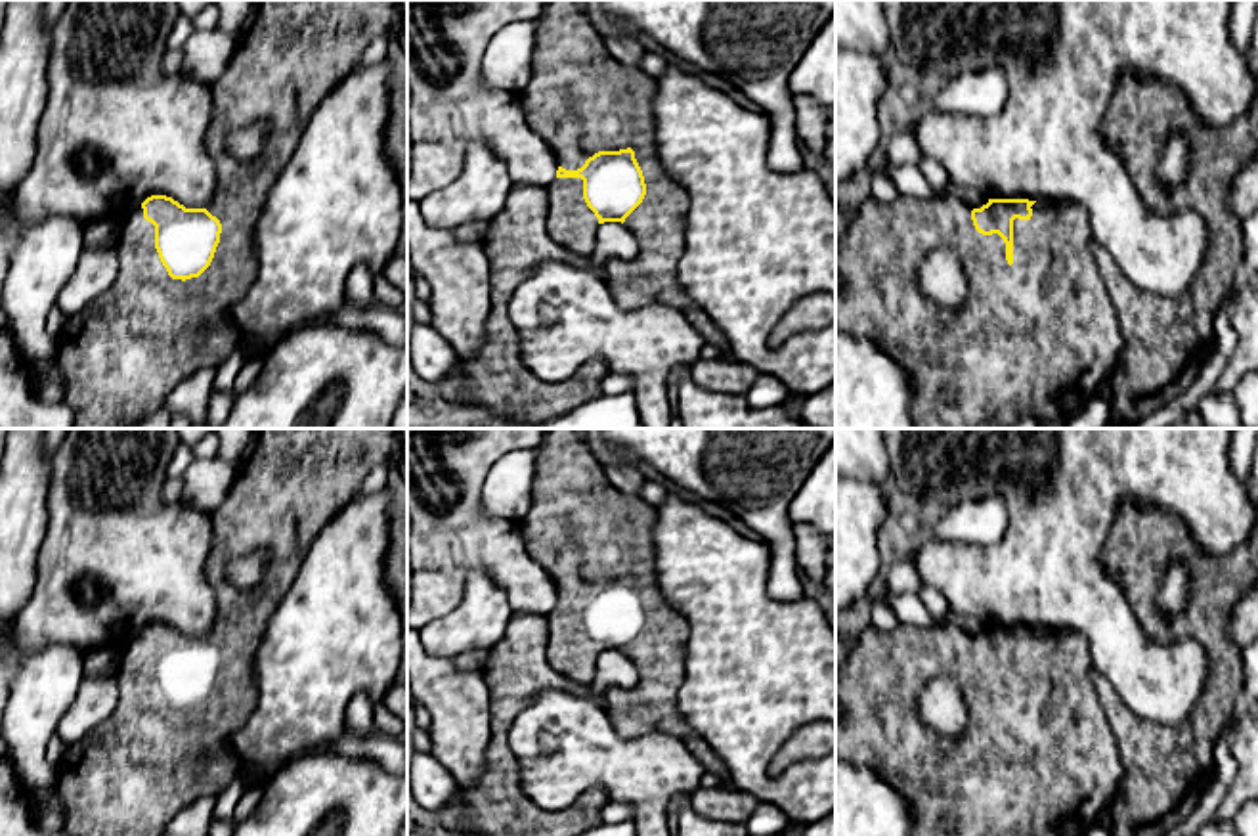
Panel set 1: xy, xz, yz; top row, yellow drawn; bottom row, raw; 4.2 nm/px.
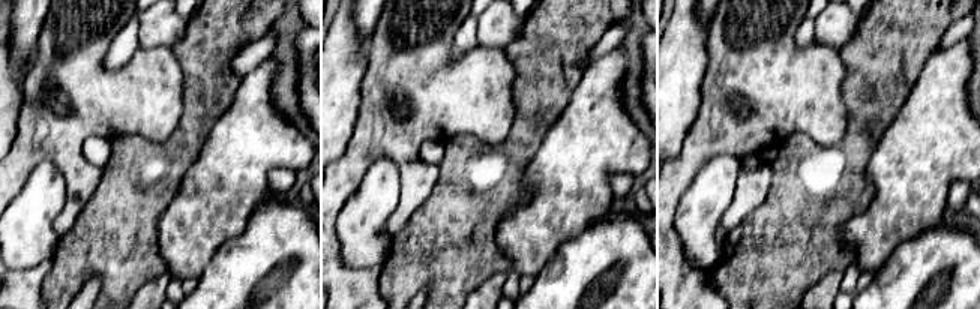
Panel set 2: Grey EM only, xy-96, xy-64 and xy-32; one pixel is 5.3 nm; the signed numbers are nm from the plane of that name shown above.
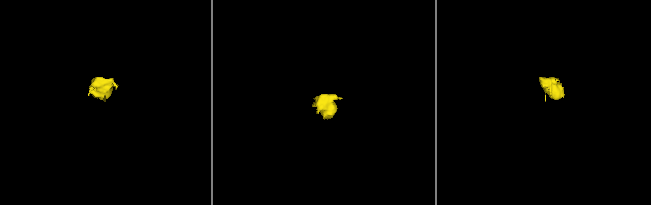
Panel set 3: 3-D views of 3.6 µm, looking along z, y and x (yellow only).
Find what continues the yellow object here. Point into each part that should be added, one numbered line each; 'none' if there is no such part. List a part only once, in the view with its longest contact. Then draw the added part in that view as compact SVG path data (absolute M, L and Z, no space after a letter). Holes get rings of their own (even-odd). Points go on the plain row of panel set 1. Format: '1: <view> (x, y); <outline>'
1: xy (144, 764); M256 429L254 444L252 444L249 455L237 467L235 480L233 480L226 499L222 501L222 505L218 509L214 509L210 513L214 543L212 543L212 549L210 549L210 555L206 561L206 578L208 578L208 583L216 591L218 614L216 614L214 626L212 626L210 633L206 635L206 639L212 645L216 645L222 652L220 671L216 675L214 687L212 687L210 694L199 706L191 706L185 710L172 708L168 704L166 696L163 694L159 681L155 677L155 654L143 647L141 633L136 635L130 641L130 645L122 650L122 660L120 660L120 670L119 670L120 671L120 693L119 693L117 708L90 735L86 735L78 744L69 746L67 771L57 775L54 788L55 788L55 794L59 796L59 803L65 813L63 830L67 830L71 836L164 836L168 823L182 809L185 809L189 803L193 803L201 796L218 796L235 779L235 775L239 771L239 759L233 754L228 738L237 727L241 727L247 721L247 717L254 710L258 689L256 689L256 681L254 681L254 673L252 673L252 664L254 664L256 649L262 643L262 637L266 633L270 618L273 616L279 603L287 595L289 587L296 580L296 574L298 574L300 564L306 555L306 543L315 530L319 530L335 513L338 513L340 509L344 509L352 501L354 494L358 492L358 488L365 480L365 476L377 465L386 461L400 448L400 444L401 444L401 438L396 432L396 429ZM258 549L266 549L270 553L262 580L254 587L249 587L249 589L239 589L239 587L231 585L226 576L228 564L231 561L235 561L243 555L254 553Z

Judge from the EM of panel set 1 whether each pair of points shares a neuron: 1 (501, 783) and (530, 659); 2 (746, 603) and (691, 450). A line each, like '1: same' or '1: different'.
1: same
2: different

